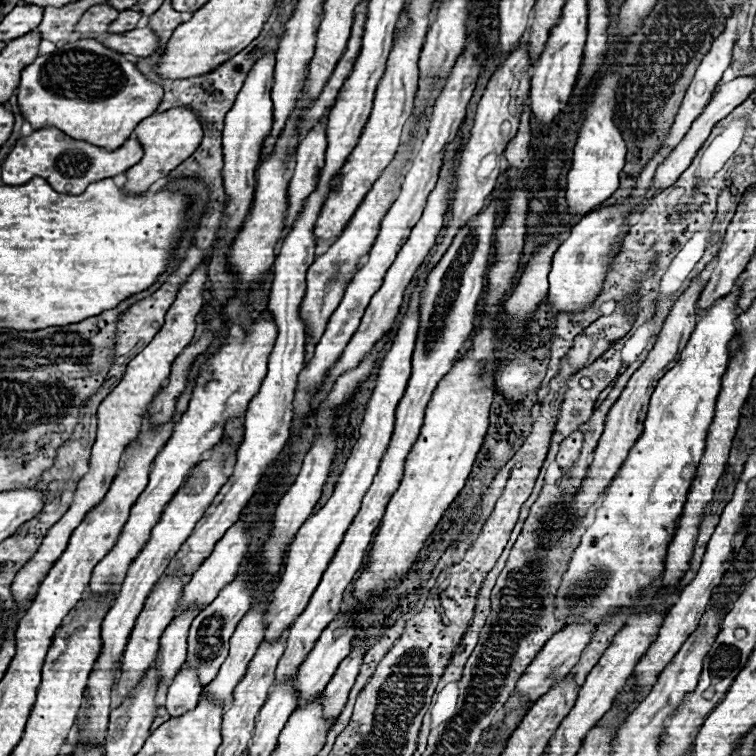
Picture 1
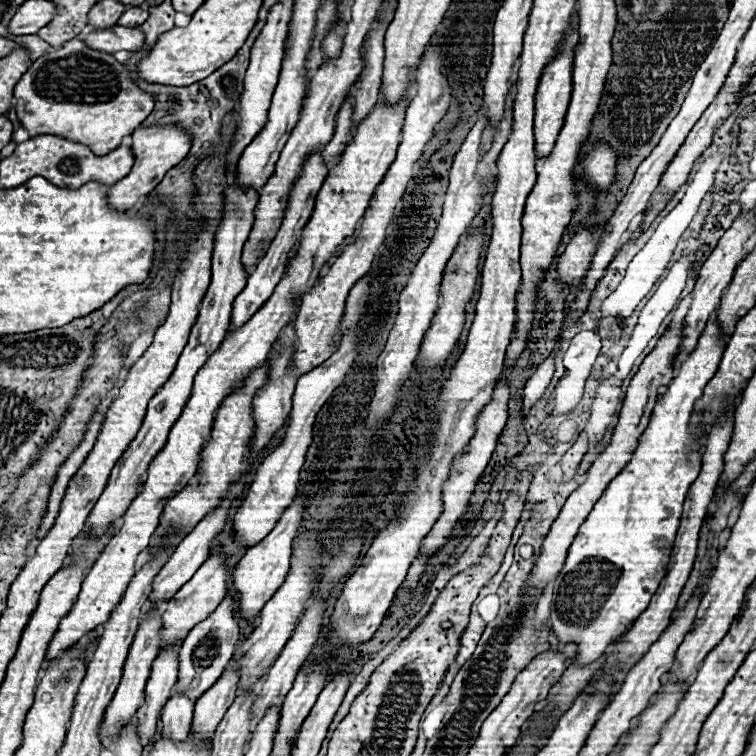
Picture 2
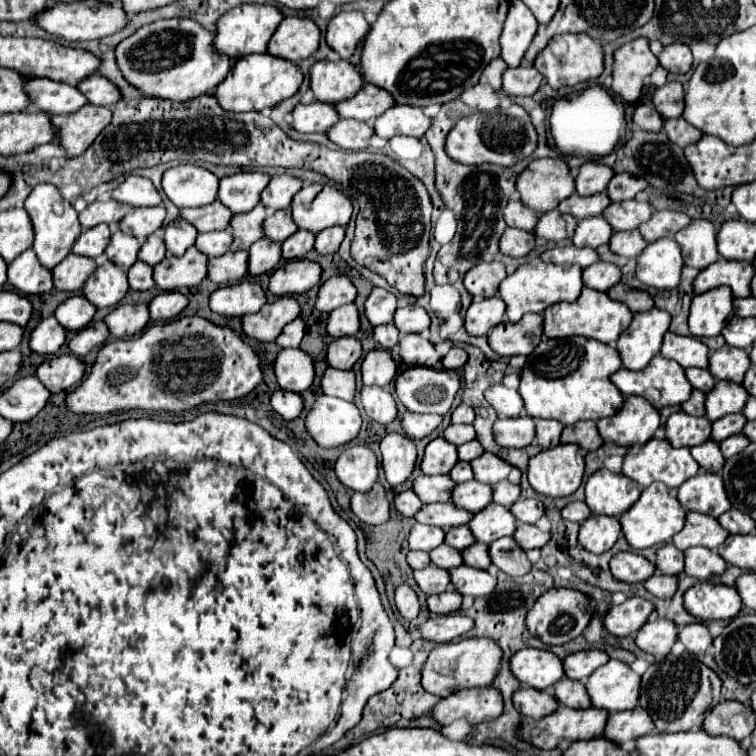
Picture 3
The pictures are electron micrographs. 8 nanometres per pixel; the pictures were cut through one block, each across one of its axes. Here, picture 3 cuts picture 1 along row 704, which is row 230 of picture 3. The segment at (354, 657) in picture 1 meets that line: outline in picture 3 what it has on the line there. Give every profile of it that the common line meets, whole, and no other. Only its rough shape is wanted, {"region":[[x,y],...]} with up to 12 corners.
{"region":[[342,226],[316,234],[314,250],[334,254],[344,240]]}

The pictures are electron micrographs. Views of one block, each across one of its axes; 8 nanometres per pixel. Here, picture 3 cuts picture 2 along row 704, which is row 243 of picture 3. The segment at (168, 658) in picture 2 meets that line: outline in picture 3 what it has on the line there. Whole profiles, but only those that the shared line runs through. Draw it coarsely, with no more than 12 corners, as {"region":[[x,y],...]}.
{"region":[[148,236],[138,260],[156,266],[166,256],[164,240]]}

